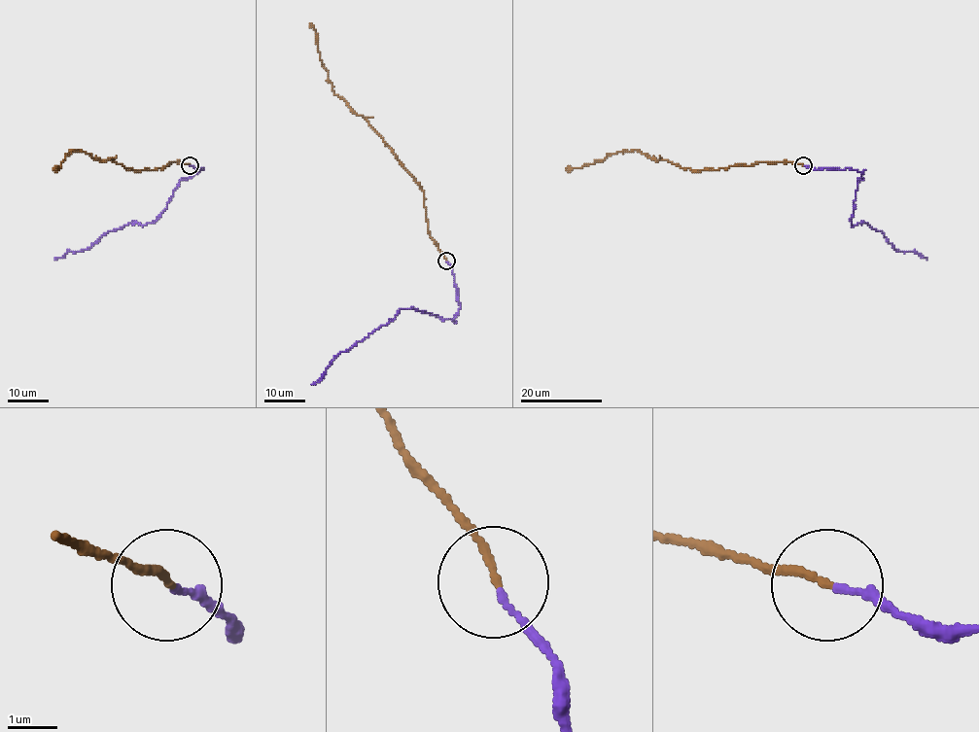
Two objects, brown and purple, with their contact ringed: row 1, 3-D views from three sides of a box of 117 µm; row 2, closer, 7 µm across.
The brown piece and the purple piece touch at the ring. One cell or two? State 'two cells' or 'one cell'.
one cell

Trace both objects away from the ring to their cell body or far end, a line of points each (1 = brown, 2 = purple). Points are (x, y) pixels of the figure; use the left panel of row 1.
1: (190, 165), (173, 161), (136, 171), (78, 149), (59, 168), (52, 168)
2: (190, 165), (203, 168), (180, 182), (166, 209), (156, 221), (109, 230), (84, 250), (55, 257)

